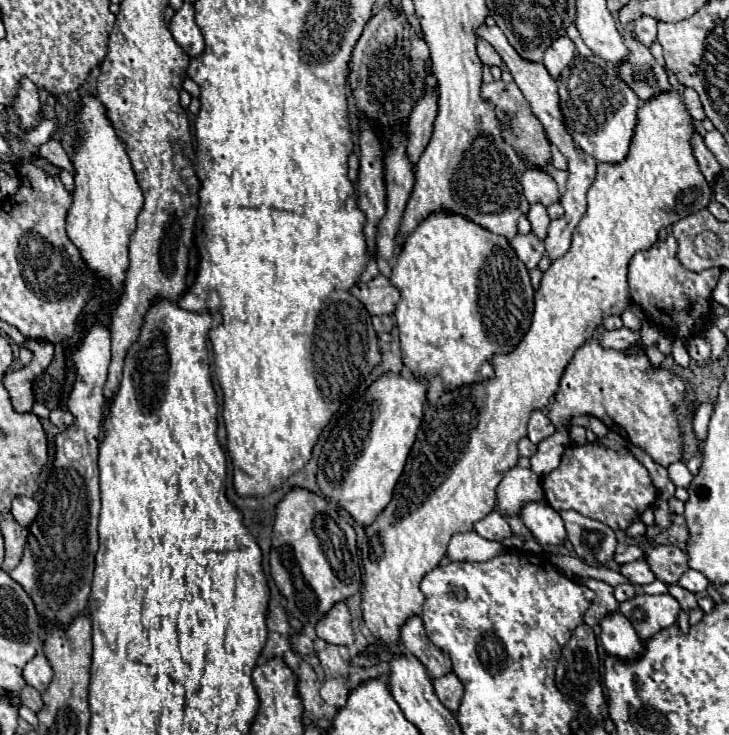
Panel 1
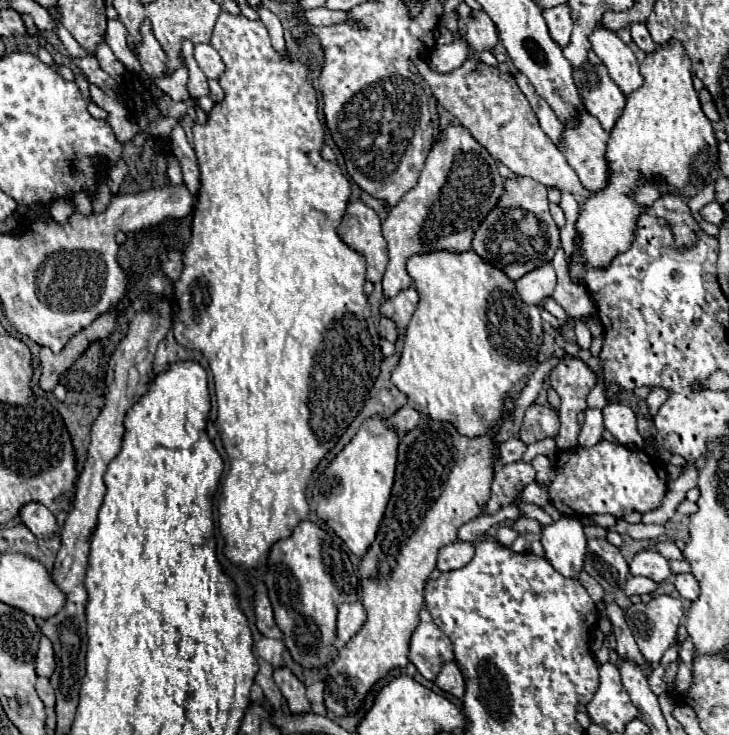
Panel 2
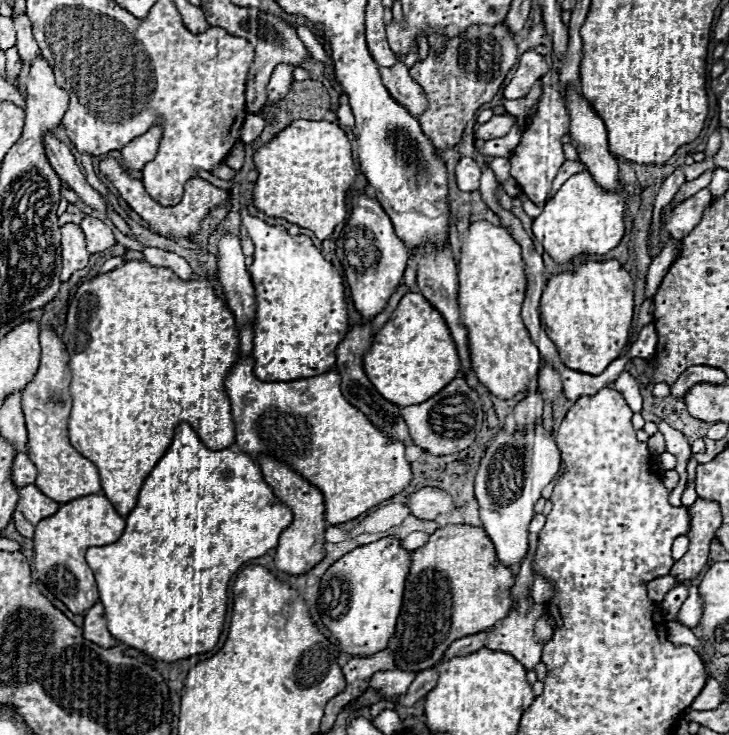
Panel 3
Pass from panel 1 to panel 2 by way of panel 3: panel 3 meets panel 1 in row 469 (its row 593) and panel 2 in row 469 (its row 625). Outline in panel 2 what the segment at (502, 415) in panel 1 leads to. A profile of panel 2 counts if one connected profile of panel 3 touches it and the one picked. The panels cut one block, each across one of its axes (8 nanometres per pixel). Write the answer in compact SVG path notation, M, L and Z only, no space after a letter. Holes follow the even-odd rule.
M424 418L420 426L412 432L406 432L400 438L398 448L398 466L396 466L396 480L392 488L390 502L384 512L384 520L380 522L376 540L362 556L360 562L360 582L362 582L362 604L366 608L368 620L360 628L360 632L340 650L338 660L330 666L330 678L326 680L324 690L324 704L338 716L356 712L368 694L368 690L388 674L394 666L408 664L408 644L414 628L420 622L418 612L424 608L424 584L430 572L436 568L438 550L446 544L458 540L458 528L474 520L476 516L484 514L486 502L490 498L490 484L494 478L494 466L498 460L498 442L494 442L496 428L488 430L482 436L462 436L456 432L452 424L434 422L432 418Z

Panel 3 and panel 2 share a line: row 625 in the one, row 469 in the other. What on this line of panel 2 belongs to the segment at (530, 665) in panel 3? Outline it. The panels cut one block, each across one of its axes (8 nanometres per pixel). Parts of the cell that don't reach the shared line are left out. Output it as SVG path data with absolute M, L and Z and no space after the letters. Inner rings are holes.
M512 462L504 464L502 468L496 468L494 482L492 482L492 494L486 504L486 512L494 514L500 508L512 504L514 496L530 482L534 482L534 468L524 462Z

